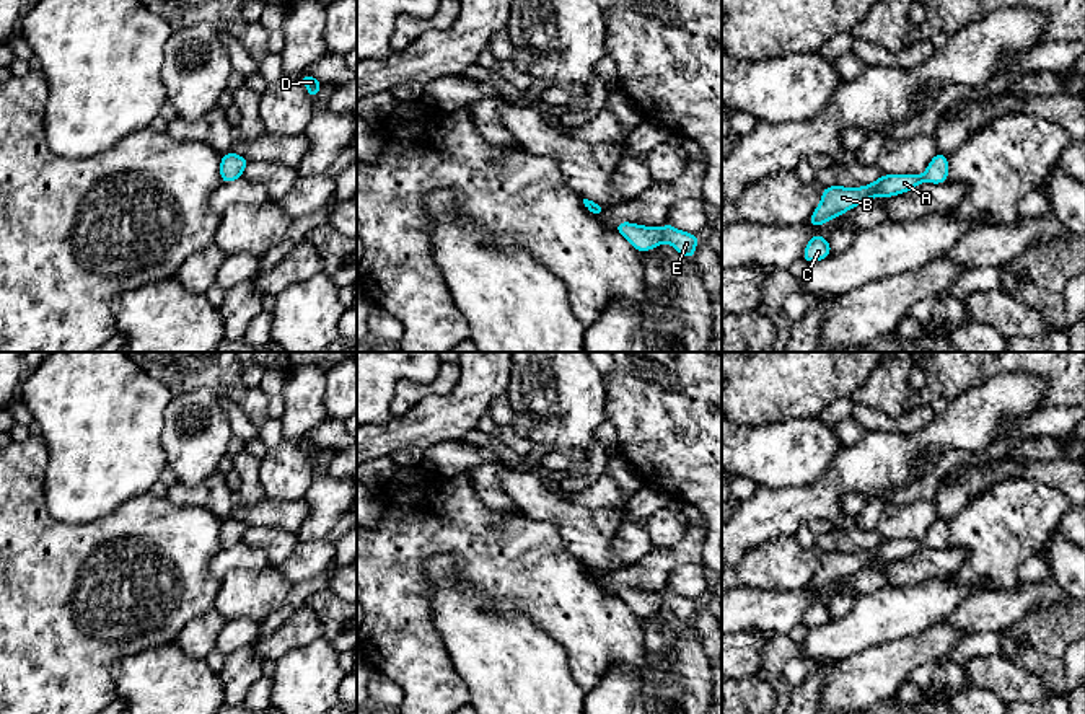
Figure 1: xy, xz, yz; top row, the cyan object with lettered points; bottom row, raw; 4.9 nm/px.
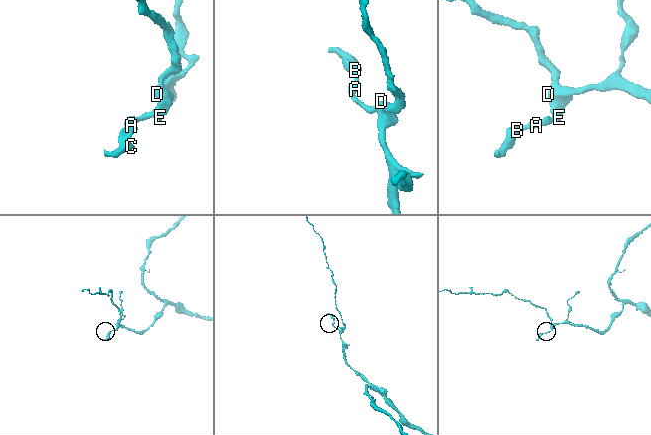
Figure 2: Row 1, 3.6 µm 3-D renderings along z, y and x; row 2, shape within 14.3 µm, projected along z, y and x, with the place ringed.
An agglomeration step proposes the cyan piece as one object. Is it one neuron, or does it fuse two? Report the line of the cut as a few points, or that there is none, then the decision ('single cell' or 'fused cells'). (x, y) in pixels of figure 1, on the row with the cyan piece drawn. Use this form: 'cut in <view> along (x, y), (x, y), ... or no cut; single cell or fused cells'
no cut; single cell

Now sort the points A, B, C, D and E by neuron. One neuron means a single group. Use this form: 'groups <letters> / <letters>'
groups A B C D E

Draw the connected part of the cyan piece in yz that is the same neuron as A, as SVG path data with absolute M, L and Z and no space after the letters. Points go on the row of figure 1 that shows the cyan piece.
M937 153L924 174L883 174L875 183L862 187L828 186L821 194L821 202L811 214L808 223L819 227L844 212L863 204L872 197L891 197L911 191L920 183L942 184L948 179L948 158Z

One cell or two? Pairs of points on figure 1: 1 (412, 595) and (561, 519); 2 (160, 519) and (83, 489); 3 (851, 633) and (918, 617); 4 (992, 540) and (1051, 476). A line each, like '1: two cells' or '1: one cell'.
1: two cells
2: two cells
3: one cell
4: two cells

